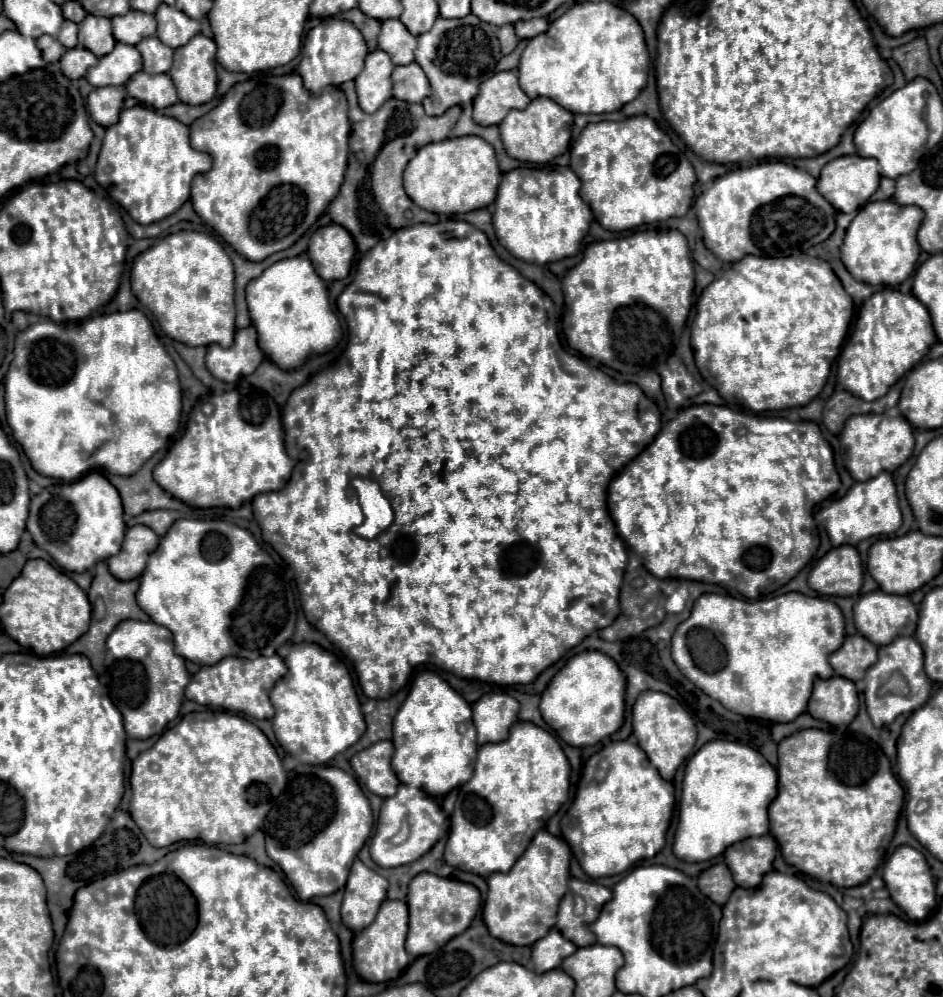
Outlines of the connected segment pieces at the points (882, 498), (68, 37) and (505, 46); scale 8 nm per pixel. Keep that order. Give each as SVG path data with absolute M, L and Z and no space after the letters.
M882 472L876 478L870 478L866 482L856 482L846 492L844 498L840 498L830 506L820 508L814 514L814 518L818 524L826 528L832 546L842 546L842 544L856 546L858 542L870 536L894 534L902 524L902 514L898 508L898 496L896 496L896 486L892 482L892 476L888 472Z
M64 20L62 30L58 34L58 40L66 46L66 48L76 48L78 46L78 24Z
M506 24L506 26L498 28L498 40L500 40L500 46L502 46L502 54L510 54L518 44L518 36L514 32L514 26Z

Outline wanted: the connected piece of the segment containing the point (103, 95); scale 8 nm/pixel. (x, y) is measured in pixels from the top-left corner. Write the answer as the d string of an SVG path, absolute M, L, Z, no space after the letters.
M123 87L94 88L86 102L90 118L104 128L108 128L110 124L116 124L120 110L123 109L124 98L126 98L126 92Z

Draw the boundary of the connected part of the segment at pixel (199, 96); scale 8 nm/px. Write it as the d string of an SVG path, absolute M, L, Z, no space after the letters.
M202 34L194 36L186 46L174 50L170 78L184 104L204 104L216 94L216 44Z

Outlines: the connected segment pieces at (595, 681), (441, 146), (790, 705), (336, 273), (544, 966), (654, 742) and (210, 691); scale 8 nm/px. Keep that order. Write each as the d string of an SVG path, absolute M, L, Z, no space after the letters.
M590 650L580 652L552 678L540 700L542 718L570 746L594 746L614 734L624 722L626 678L610 656Z
M462 136L420 148L404 170L404 190L420 208L452 216L492 204L500 178L502 172L494 148L480 136Z
M788 592L782 596L774 596L770 600L740 600L740 598L732 598L732 596L720 596L720 594L702 594L692 608L692 614L688 620L684 620L674 636L672 636L672 660L678 666L678 670L696 686L700 688L704 694L708 694L710 698L722 702L724 708L748 716L748 718L760 718L760 720L770 720L770 722L792 722L796 716L800 716L802 712L806 712L806 700L810 698L812 686L816 678L832 678L834 670L828 664L828 656L832 652L836 652L844 642L844 618L840 608L830 602L830 600L822 600L822 598L810 598L804 596L800 592Z
M340 224L318 228L308 242L308 256L322 280L346 278L356 254L352 236Z
M550 930L542 940L532 946L532 962L538 974L560 968L562 960L576 952L576 946L566 940L558 930Z
M642 692L632 708L632 726L638 746L646 752L650 764L658 768L664 780L672 780L676 770L686 762L696 742L695 718L687 708L664 692Z
M274 654L270 658L258 656L256 660L246 660L246 658L226 658L220 660L214 666L202 666L186 686L186 698L194 700L204 706L214 706L214 708L224 708L230 712L242 712L250 718L264 720L274 716L274 708L270 704L270 688L286 674L286 664L284 660Z

